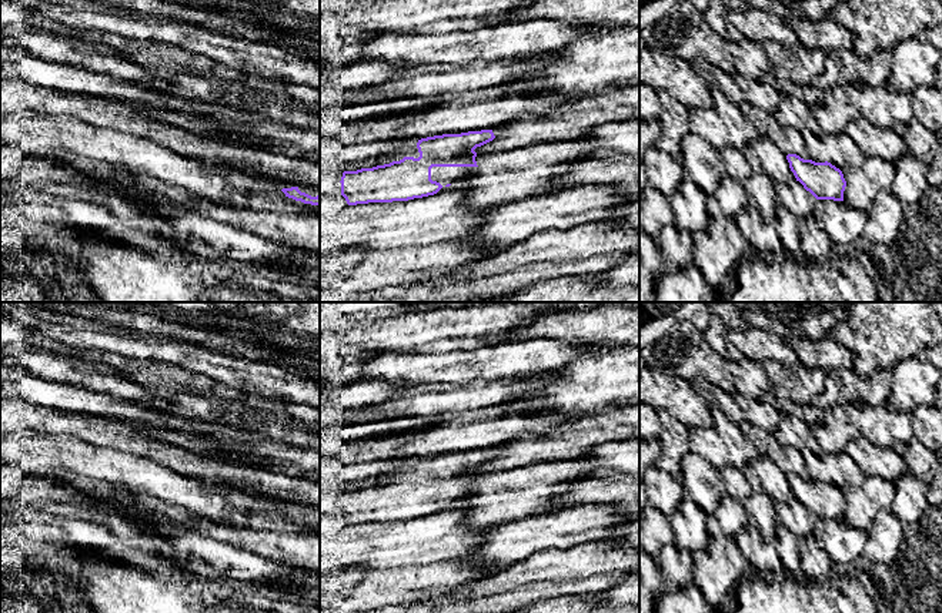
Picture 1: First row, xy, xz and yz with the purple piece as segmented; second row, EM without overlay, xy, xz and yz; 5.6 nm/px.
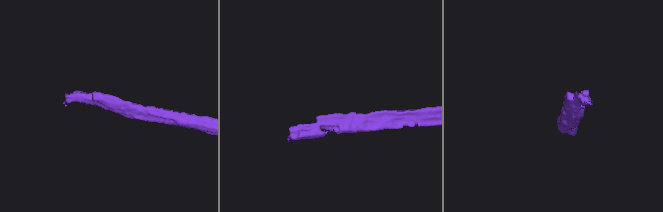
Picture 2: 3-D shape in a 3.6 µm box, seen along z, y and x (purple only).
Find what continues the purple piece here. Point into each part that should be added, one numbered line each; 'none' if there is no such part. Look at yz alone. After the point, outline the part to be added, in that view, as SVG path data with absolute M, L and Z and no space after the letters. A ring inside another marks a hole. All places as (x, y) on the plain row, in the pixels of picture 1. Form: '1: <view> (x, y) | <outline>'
none

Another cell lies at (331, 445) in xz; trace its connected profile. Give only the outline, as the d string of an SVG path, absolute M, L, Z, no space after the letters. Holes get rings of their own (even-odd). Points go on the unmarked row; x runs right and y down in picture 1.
M320 426L320 458L337 458L345 445L345 441L338 436L337 428Z

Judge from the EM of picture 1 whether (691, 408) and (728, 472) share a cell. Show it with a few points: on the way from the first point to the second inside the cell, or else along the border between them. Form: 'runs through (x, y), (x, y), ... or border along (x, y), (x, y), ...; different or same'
border along (727, 464), (718, 469); different

